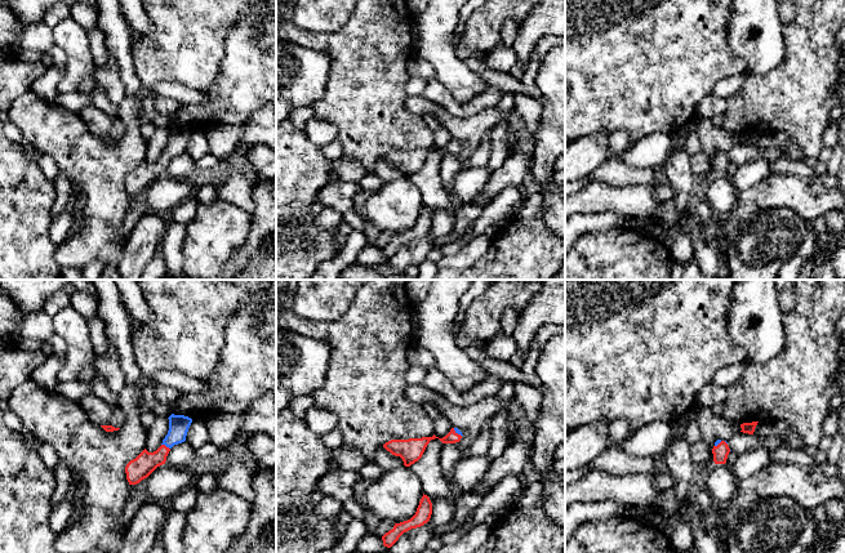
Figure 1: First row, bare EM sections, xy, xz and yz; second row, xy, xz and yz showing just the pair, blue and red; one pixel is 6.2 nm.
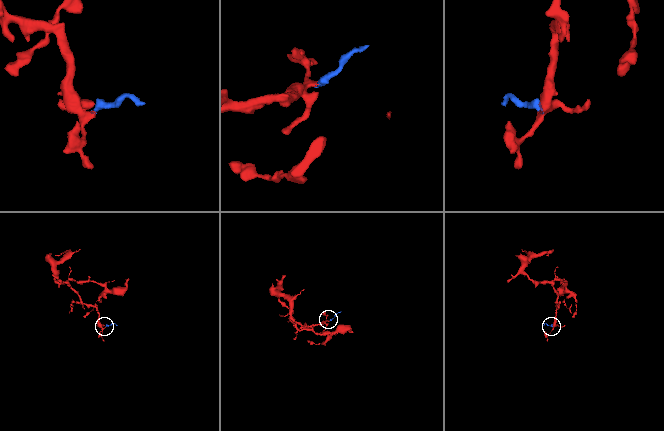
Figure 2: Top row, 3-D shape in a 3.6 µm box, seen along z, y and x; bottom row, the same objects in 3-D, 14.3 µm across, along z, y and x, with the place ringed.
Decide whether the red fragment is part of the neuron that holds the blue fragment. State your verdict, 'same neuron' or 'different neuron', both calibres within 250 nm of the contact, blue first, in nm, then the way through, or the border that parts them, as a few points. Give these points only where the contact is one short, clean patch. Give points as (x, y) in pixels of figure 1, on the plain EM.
same neuron | 130/140 nm | across xy (178, 135), (177, 145), (165, 156), (152, 172), (139, 179)

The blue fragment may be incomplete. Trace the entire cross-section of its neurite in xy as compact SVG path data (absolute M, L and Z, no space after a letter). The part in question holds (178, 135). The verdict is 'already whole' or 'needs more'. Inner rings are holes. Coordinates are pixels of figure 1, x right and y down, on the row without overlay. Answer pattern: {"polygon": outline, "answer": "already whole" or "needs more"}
{"polygon": "M172 125L169 129L169 142L163 151L161 157L148 164L146 160L125 178L126 191L129 196L137 196L147 189L157 178L165 175L166 168L174 156L186 152L188 139L192 130L184 126Z", "answer": "needs more"}

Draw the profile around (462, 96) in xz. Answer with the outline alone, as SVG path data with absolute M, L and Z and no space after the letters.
M457 89L454 92L452 92L454 99L459 103L467 103L470 102L475 95L477 95L479 93L471 90L471 89Z

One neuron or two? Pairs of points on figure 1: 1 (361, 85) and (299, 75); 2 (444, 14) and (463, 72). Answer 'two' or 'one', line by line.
1: two
2: one

